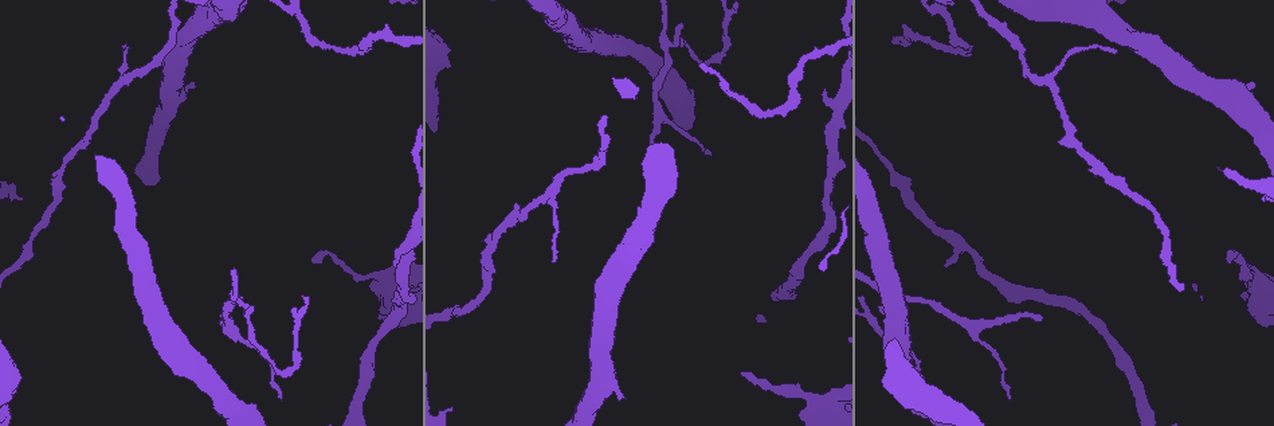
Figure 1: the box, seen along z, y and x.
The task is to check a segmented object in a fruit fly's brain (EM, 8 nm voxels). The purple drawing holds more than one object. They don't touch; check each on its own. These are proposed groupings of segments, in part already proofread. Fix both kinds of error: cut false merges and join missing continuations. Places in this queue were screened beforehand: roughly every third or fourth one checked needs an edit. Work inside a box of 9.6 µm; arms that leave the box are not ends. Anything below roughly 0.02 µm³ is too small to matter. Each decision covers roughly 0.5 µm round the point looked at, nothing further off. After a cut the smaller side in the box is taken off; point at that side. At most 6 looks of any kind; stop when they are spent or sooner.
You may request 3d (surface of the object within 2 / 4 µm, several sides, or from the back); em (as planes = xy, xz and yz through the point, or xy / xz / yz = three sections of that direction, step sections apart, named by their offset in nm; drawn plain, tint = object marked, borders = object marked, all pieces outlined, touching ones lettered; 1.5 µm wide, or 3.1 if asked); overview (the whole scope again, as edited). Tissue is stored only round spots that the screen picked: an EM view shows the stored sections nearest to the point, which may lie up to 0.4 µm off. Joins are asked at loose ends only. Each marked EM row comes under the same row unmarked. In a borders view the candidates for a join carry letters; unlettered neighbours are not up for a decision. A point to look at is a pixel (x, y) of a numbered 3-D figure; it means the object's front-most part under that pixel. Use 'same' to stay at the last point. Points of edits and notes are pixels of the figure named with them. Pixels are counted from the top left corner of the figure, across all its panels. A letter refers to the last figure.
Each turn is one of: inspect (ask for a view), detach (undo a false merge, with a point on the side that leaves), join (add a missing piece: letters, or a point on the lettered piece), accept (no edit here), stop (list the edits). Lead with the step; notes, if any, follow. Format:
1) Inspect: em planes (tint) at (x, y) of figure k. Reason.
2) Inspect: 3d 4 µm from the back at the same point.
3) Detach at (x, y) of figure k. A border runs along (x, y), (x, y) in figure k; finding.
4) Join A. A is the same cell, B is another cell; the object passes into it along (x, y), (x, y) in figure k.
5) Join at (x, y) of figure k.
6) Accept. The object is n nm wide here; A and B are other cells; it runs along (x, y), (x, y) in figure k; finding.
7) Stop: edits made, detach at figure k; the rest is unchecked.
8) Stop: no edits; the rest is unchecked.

Inspect: 3d 2 µm at (1010, 400) of figure 1.

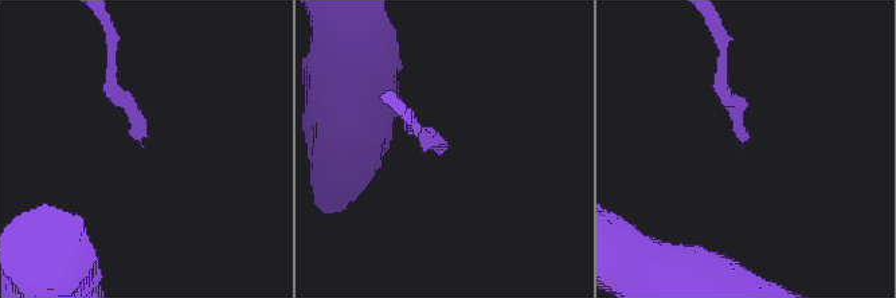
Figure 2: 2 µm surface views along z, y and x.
Inspect: em planes (borders) at (442, 148) of figure 2.

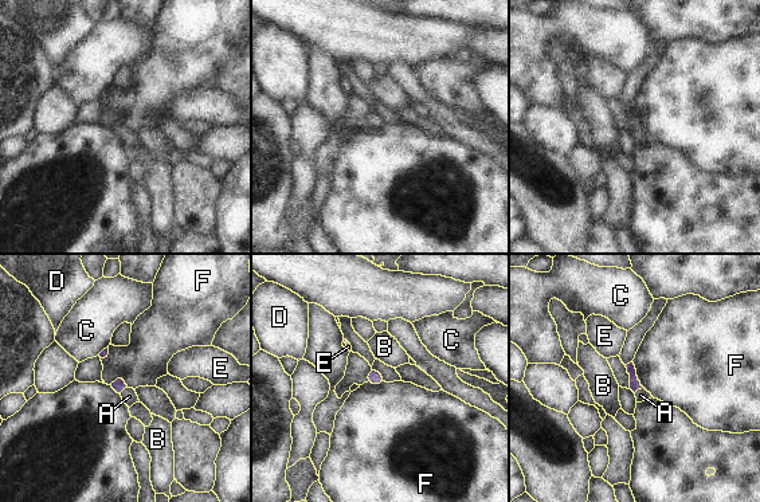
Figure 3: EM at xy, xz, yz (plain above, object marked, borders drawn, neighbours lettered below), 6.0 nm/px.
Join A. A is the same cell, B, C, D, E and F are other cells; the object passes into it along (118, 385), (122, 389), (129, 396) in figure 3; the neuron continues.

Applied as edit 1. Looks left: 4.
Inspect: em yz step 8 (tint) at (711, 59) of figure 1. Abrupt turn.

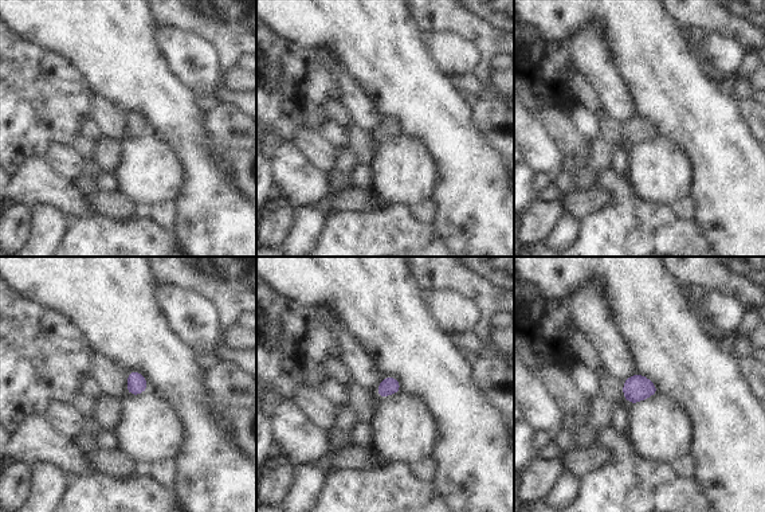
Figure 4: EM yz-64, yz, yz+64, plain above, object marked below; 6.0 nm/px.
Inspect: em planes (borders) at the same point.

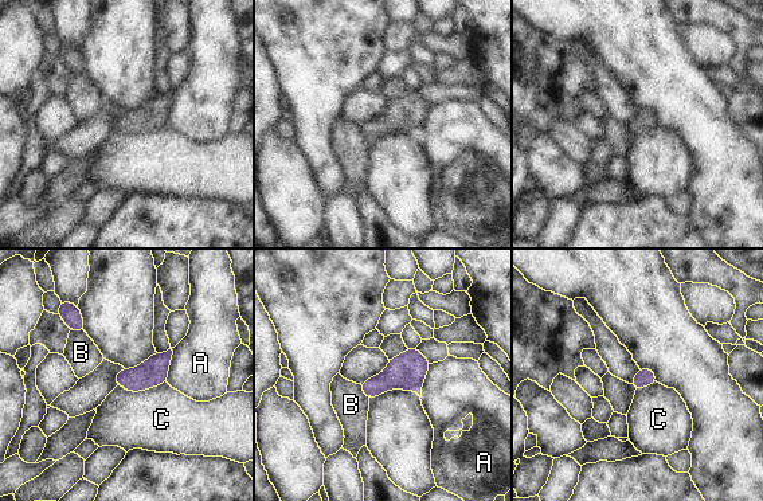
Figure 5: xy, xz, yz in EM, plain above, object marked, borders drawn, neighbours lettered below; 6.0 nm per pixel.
Accept. The object is 110 nm wide here; A, B and C are other cells; a border runs along (165, 382), (139, 391), (117, 386) in figure 5; all the same neuron.

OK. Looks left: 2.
Inspect: 3d 2 µm at (315, 263) of figure 1. Thin end.

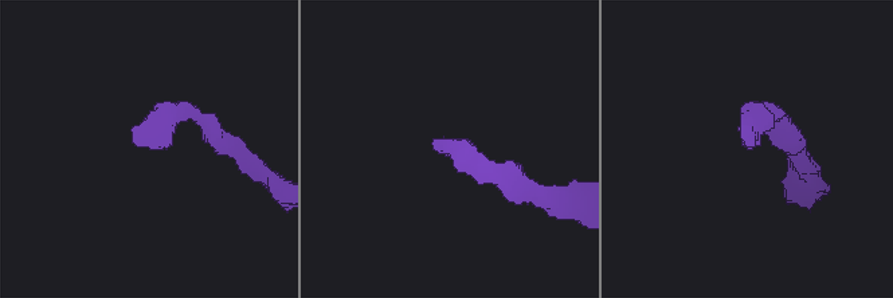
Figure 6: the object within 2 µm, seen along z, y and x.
Inspect: em planes (borders) at (441, 151) of figure 6. Shape alone is not enough.

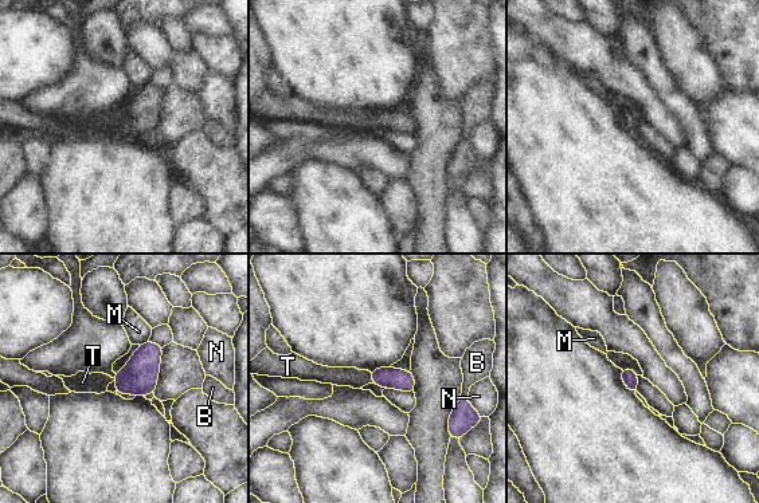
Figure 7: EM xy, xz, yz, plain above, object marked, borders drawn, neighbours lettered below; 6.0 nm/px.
Join T. T is the same cell, B, M and N are other cells; the object passes into it along (388, 377), (371, 377), (352, 377) in figure 7; it goes on there.

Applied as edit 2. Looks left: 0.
Stop: edits made, join at figure 3, join at figure 7; the rest is unchecked.

